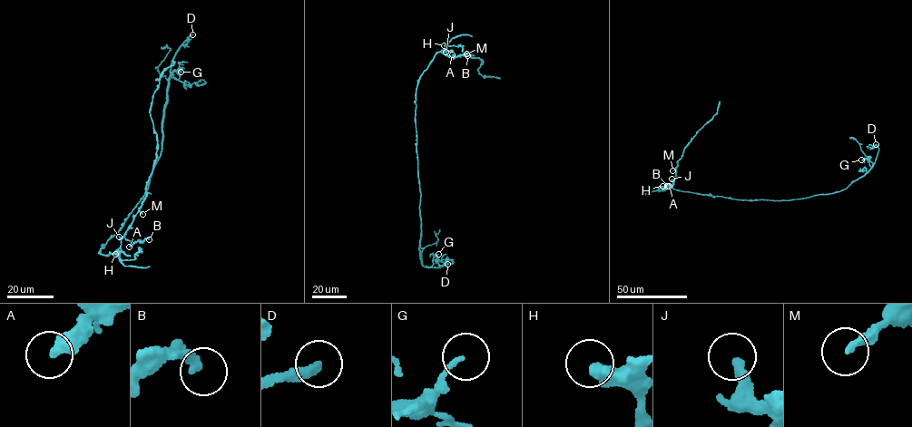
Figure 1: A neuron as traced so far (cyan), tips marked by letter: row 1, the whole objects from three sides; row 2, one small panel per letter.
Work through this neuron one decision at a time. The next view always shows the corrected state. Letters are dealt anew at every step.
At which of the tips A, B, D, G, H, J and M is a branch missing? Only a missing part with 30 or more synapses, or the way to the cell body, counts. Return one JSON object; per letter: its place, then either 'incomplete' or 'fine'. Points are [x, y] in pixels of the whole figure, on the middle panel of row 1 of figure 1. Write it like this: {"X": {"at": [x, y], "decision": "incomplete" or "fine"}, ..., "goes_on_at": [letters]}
{"A": {"at": [452, 54], "decision": "fine"}, "B": {"at": [467, 55], "decision": "fine"}, "D": {"at": [447, 264], "decision": "incomplete"}, "G": {"at": [438, 254], "decision": "fine"}, "H": {"at": [444, 45], "decision": "fine"}, "J": {"at": [446, 52], "decision": "fine"}, "M": {"at": [466, 53], "decision": "fine"}, "goes_on_at": ["D"]}

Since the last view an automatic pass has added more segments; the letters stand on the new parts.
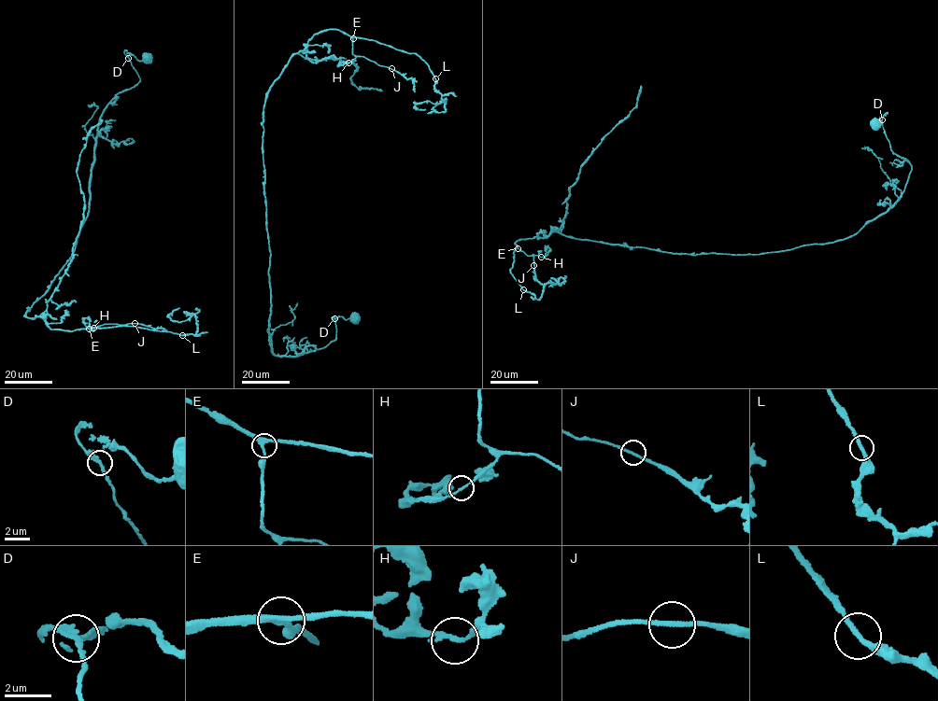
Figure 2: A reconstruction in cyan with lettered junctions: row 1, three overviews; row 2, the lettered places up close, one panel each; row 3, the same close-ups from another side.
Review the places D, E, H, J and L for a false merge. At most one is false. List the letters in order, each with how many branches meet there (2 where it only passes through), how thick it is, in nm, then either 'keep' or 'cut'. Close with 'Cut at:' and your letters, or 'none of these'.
D: branches 3; calibre 170 nm; keep
E: branches 3; calibre 240 nm; keep
H: branches 2; calibre 170 nm; keep
J: branches 2; calibre 200 nm; keep
L: branches 2; calibre 240 nm; keep
Cut at: none of these

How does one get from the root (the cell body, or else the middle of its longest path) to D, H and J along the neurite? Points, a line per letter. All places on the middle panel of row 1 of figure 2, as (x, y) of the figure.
D: (354, 318), (334, 318)
H: (354, 318), (334, 316), (322, 348), (271, 348), (265, 92), (319, 33), (348, 35), (348, 63)
J: (354, 318), (334, 316), (322, 348), (271, 348), (263, 105), (329, 29), (391, 68)

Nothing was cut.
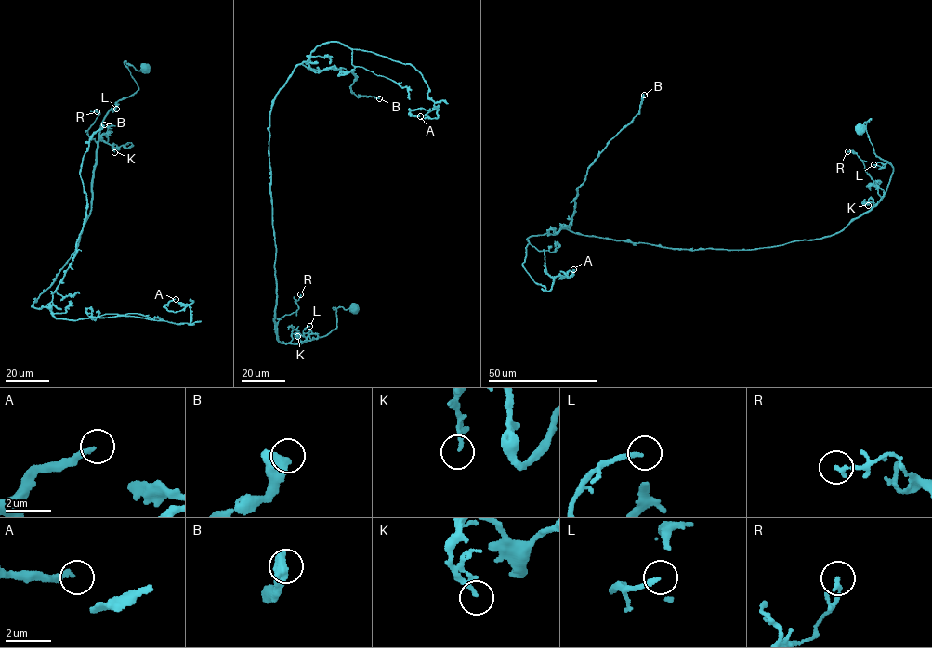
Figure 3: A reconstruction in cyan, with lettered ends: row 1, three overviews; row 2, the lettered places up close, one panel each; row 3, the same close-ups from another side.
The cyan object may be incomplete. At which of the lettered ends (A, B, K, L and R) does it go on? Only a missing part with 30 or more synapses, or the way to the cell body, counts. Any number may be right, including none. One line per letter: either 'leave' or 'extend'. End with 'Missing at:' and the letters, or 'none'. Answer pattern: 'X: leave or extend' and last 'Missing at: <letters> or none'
A: leave
B: leave
K: leave
L: leave
R: leave
Missing at: none

